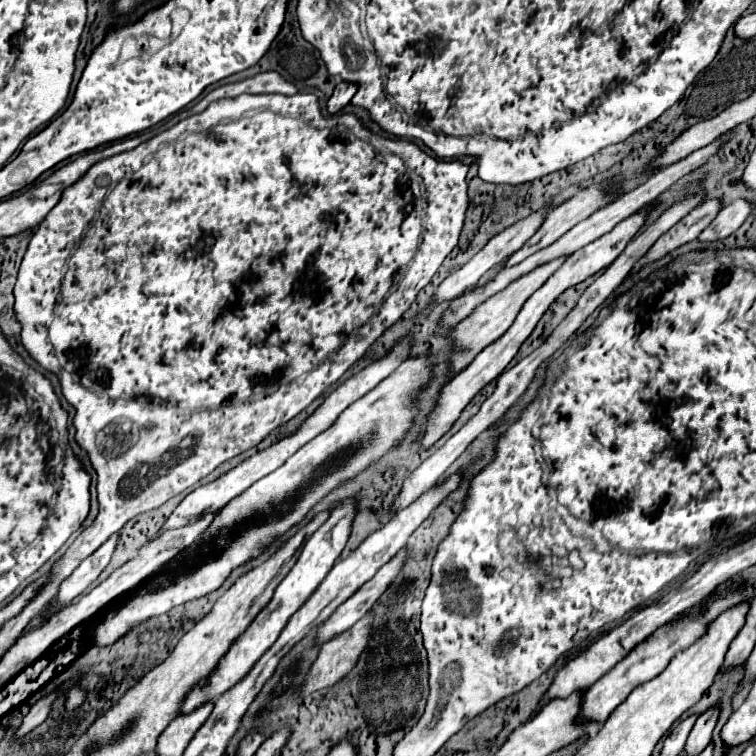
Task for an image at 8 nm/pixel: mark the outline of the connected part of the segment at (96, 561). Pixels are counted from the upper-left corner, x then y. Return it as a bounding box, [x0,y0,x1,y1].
[57,532,119,608]

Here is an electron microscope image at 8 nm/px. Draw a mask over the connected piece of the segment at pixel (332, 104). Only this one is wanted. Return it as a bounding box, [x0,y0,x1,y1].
[327,82,355,114]

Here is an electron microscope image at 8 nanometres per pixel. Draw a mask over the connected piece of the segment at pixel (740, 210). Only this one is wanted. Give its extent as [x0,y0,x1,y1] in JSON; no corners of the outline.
[699,200,753,242]

